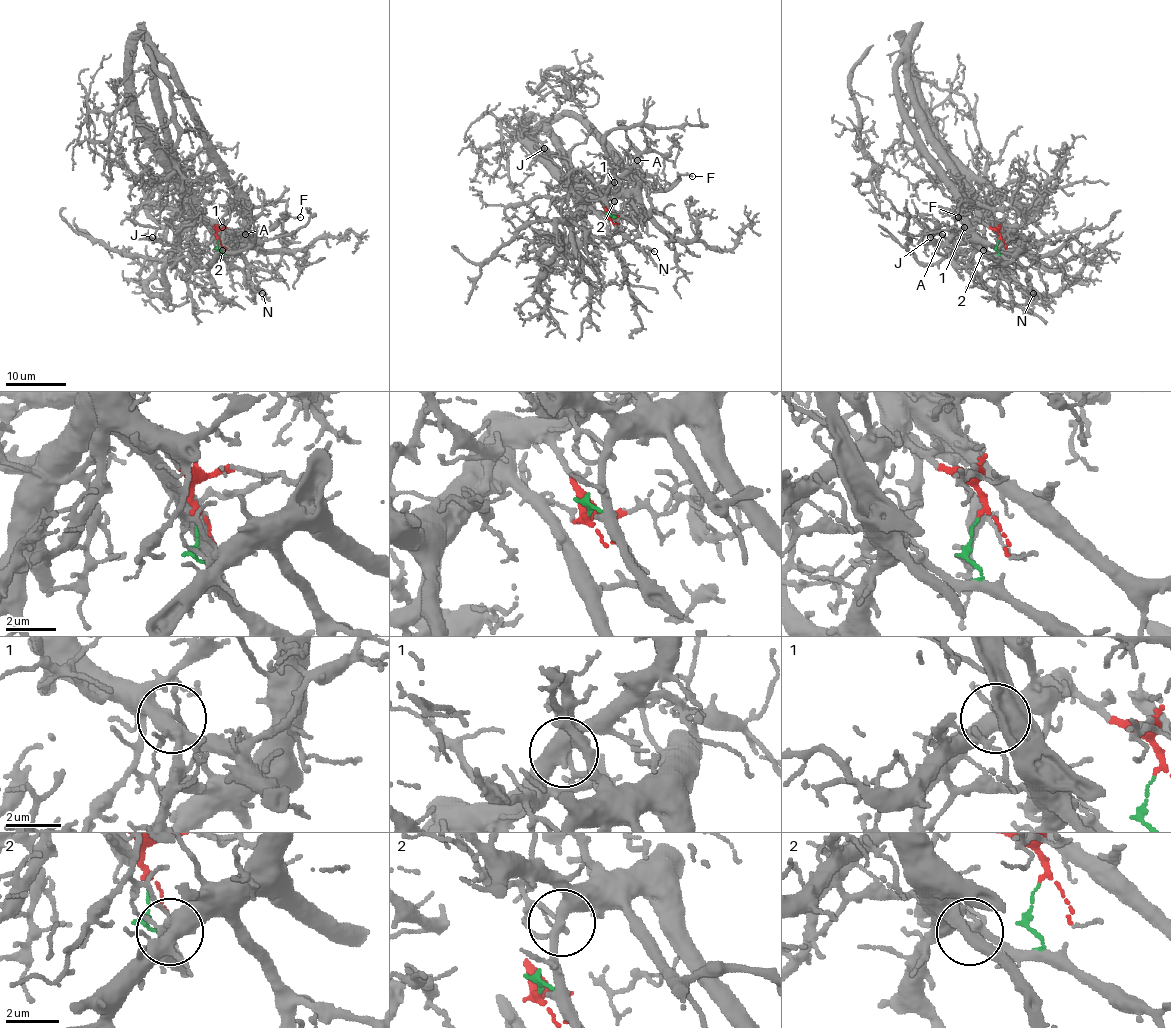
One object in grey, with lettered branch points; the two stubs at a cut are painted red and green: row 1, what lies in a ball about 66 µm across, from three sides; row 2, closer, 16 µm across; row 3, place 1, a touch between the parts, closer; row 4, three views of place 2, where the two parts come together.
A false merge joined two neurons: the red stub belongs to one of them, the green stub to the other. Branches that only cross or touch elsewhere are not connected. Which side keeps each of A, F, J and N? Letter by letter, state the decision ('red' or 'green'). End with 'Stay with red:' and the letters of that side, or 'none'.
A: red
F: green
J: red
N: green
Stay with red: A, J

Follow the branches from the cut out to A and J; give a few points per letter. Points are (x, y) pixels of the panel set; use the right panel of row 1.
A: (999, 239), (999, 234), (981, 221), (973, 221), (955, 231), (944, 242), (938, 240), (943, 234)
J: (999, 239), (981, 218), (984, 237), (975, 248), (961, 248), (931, 237)

